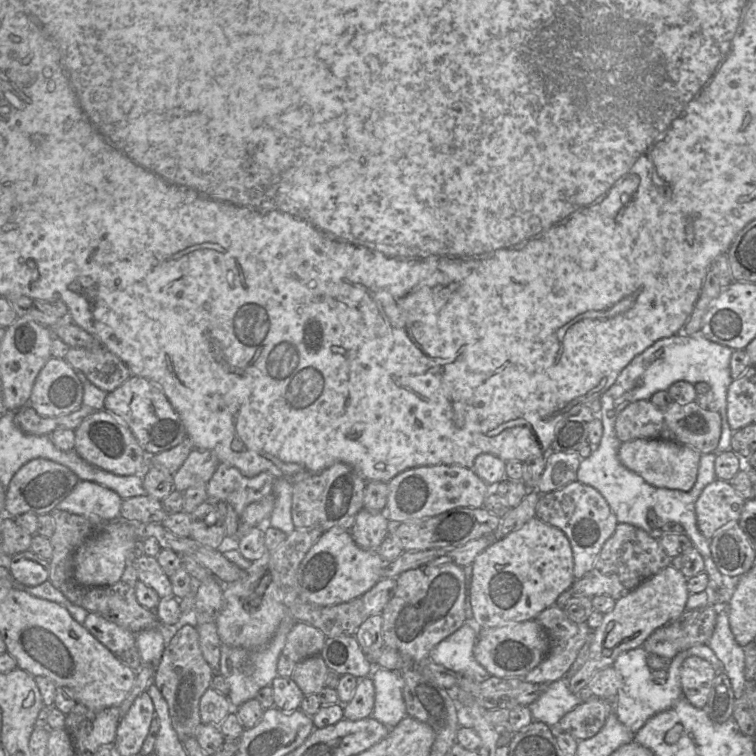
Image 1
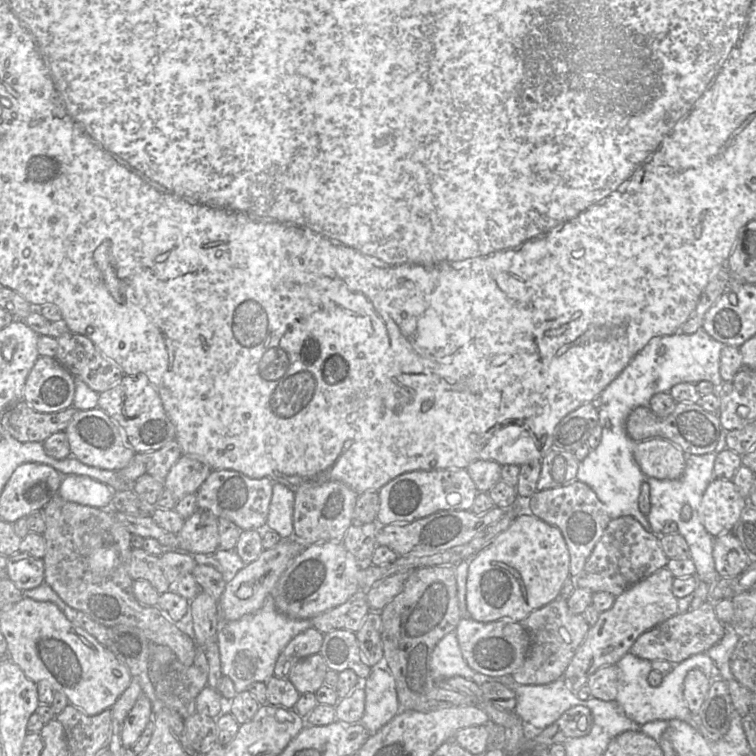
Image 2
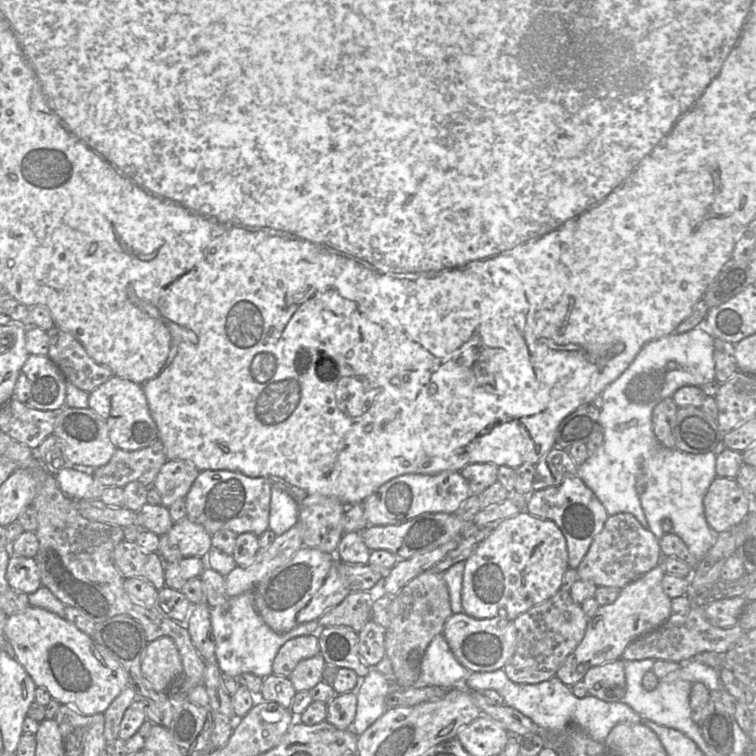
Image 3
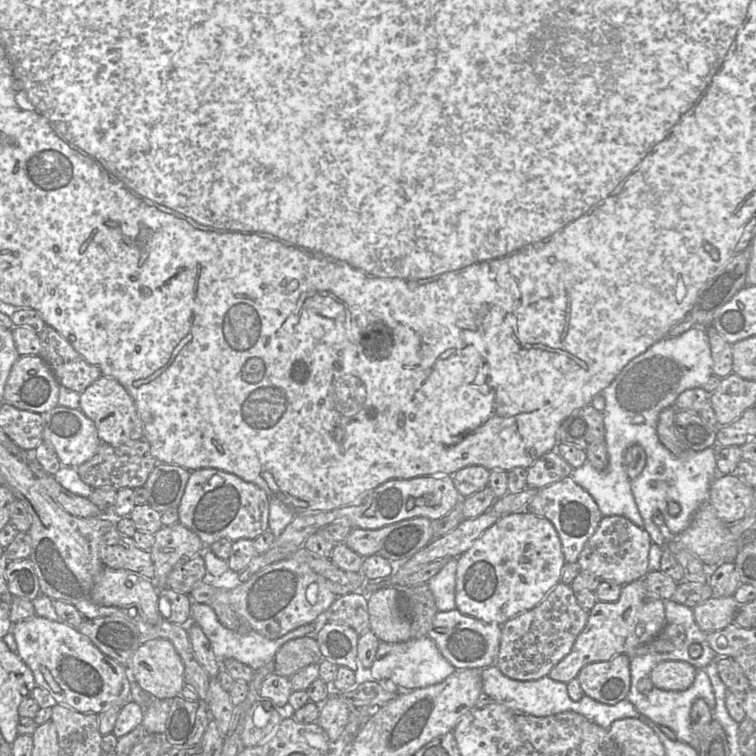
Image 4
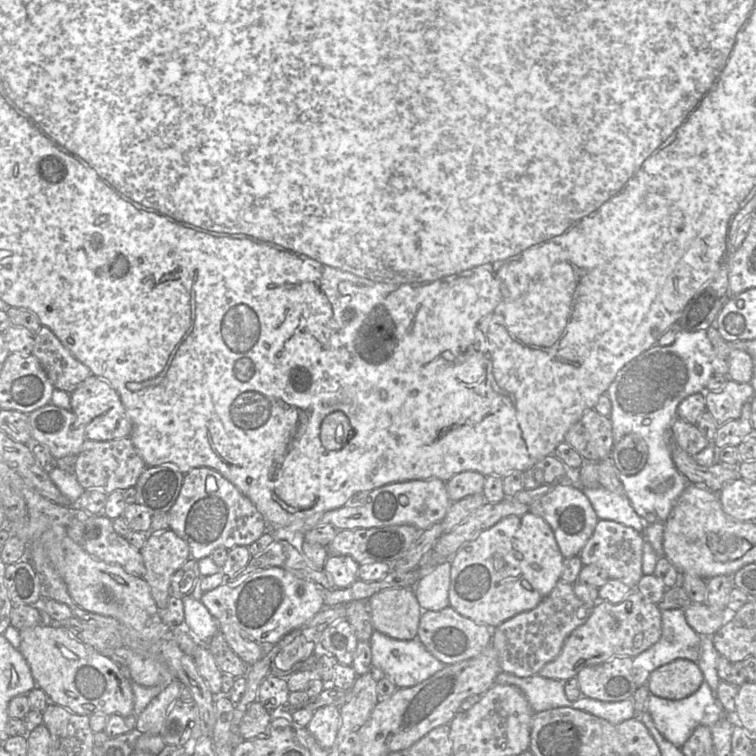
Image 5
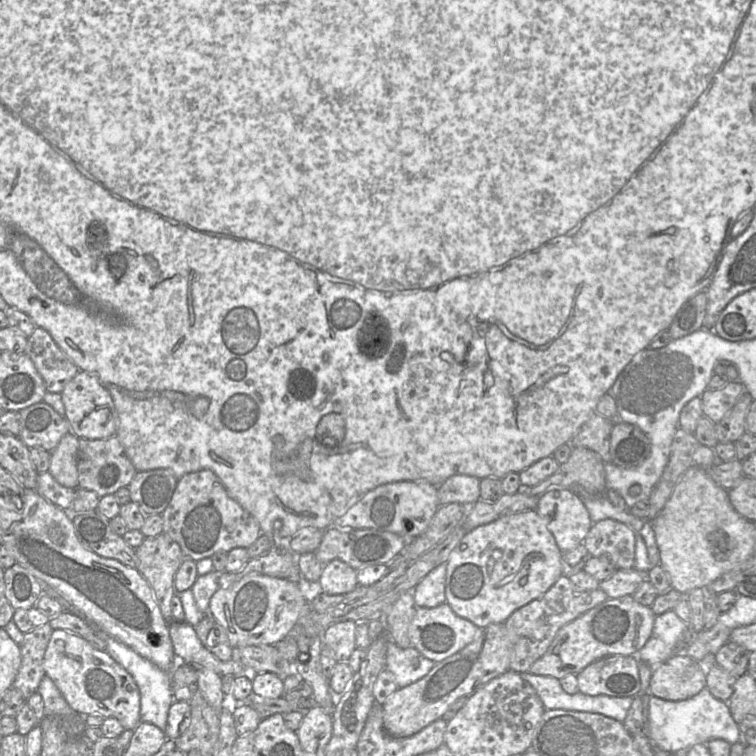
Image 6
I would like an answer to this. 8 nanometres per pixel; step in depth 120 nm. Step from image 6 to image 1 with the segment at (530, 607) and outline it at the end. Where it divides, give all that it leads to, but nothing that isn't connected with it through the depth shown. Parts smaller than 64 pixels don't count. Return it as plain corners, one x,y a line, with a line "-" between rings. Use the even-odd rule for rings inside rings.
555,604
541,611
535,618
548,634
550,648
543,661
528,672
523,679
530,683
547,685
562,679
574,663
580,649
590,640
591,629
587,623
575,623
571,621
564,610

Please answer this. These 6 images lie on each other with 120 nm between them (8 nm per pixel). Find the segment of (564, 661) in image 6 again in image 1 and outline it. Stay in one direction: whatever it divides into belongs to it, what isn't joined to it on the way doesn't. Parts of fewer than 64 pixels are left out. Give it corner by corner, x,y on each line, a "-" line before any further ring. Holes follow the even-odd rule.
670,564
616,600
613,609
603,615
600,626
591,631
588,659
569,679
569,690
578,694
597,671
611,667
621,653
641,647
656,629
679,617
686,610
689,595
687,578

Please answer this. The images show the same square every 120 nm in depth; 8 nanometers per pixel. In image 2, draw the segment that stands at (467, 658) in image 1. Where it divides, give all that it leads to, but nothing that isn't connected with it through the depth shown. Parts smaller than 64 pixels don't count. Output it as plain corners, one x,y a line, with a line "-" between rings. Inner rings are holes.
455,631
446,634
434,647
431,661
431,673
436,684
452,676
472,679
475,673
463,658

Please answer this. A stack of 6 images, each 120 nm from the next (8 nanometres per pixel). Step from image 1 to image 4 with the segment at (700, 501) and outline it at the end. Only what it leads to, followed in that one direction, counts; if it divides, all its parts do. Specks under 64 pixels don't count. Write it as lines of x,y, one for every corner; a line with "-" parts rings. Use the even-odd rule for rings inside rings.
734,474
717,475
709,490
709,503
726,525
745,518
752,507
754,488

